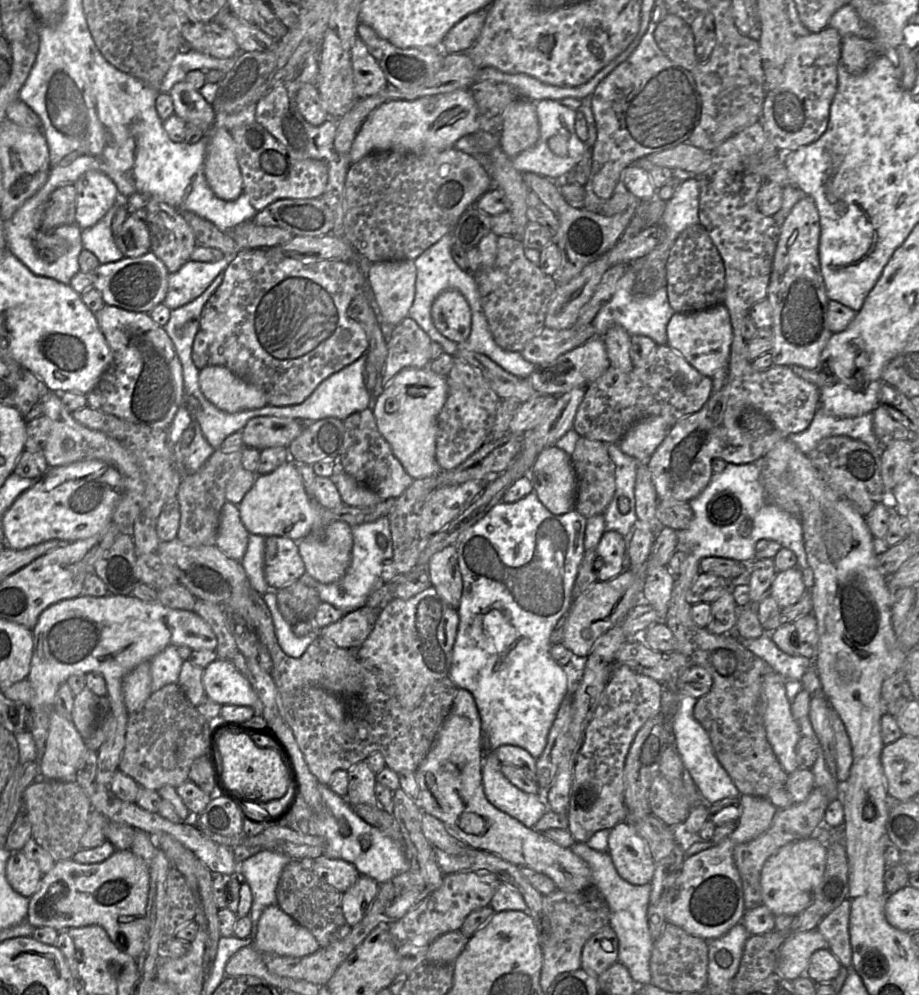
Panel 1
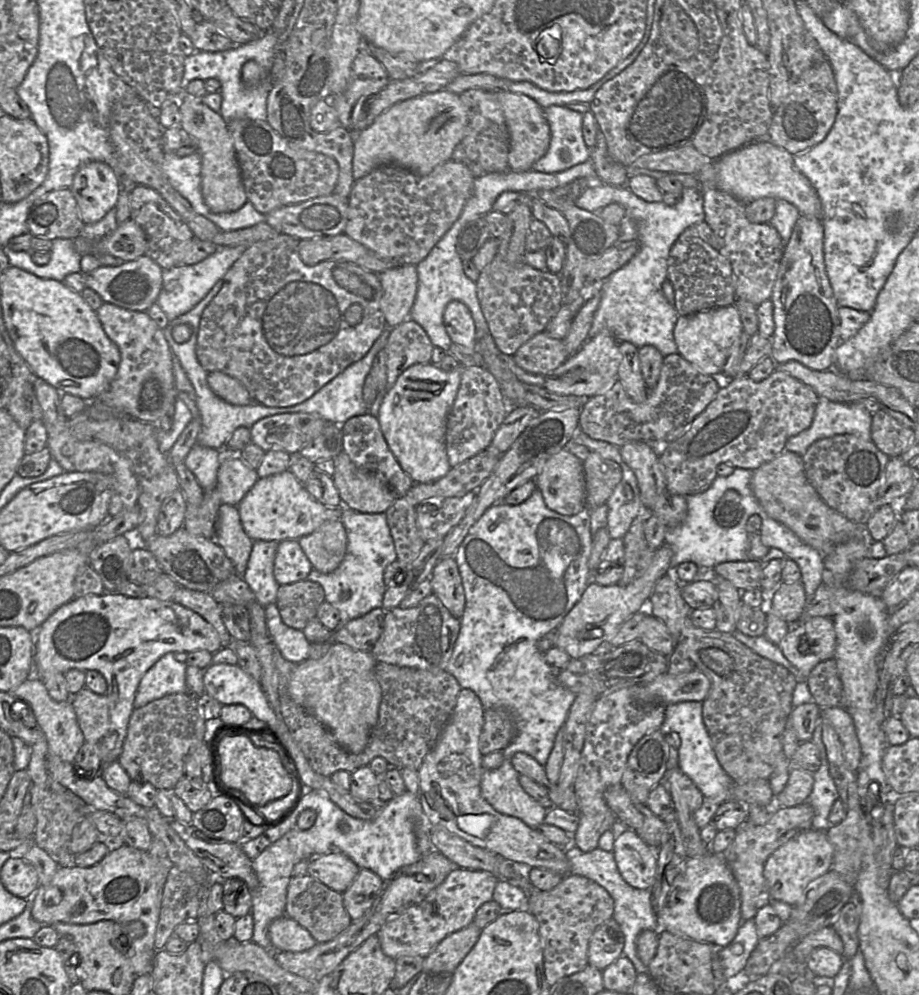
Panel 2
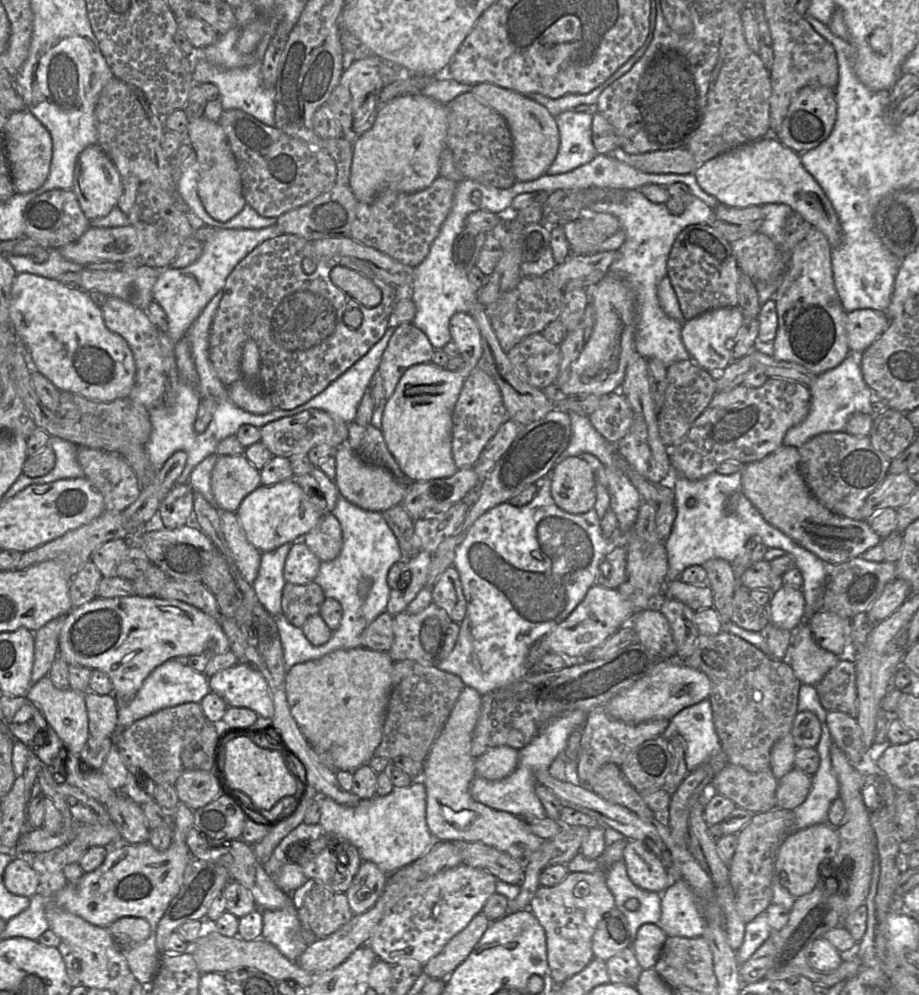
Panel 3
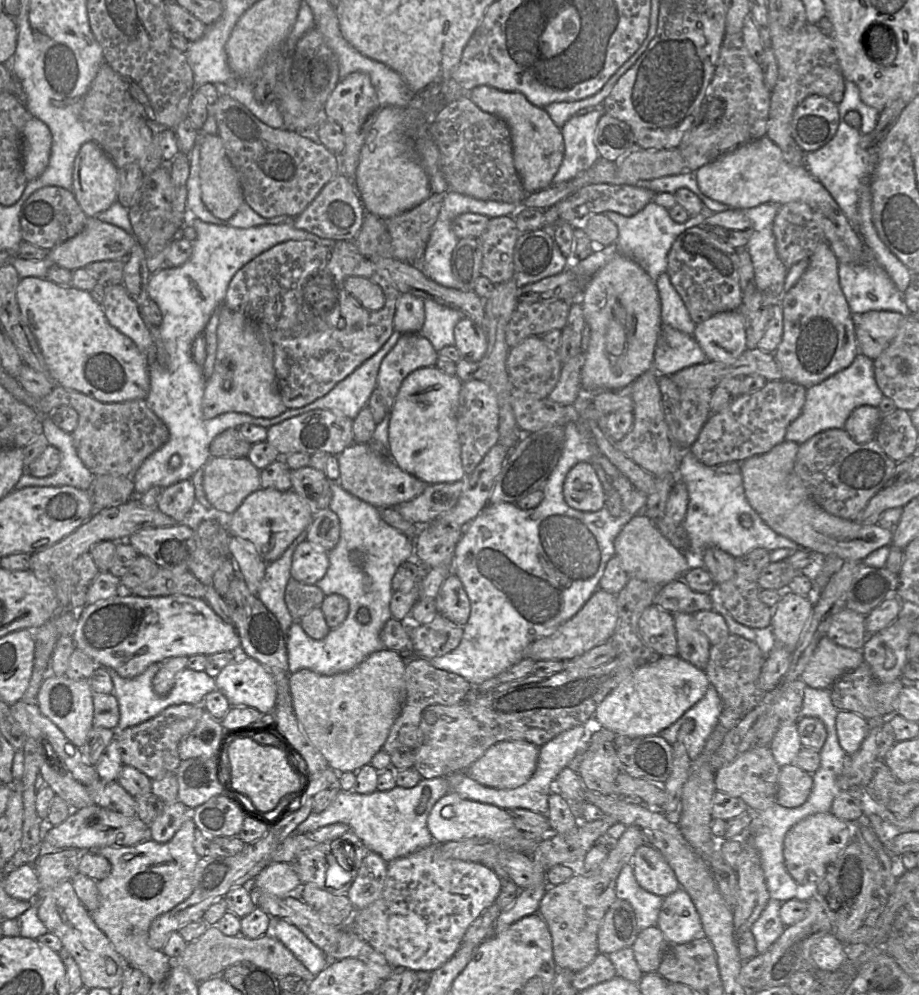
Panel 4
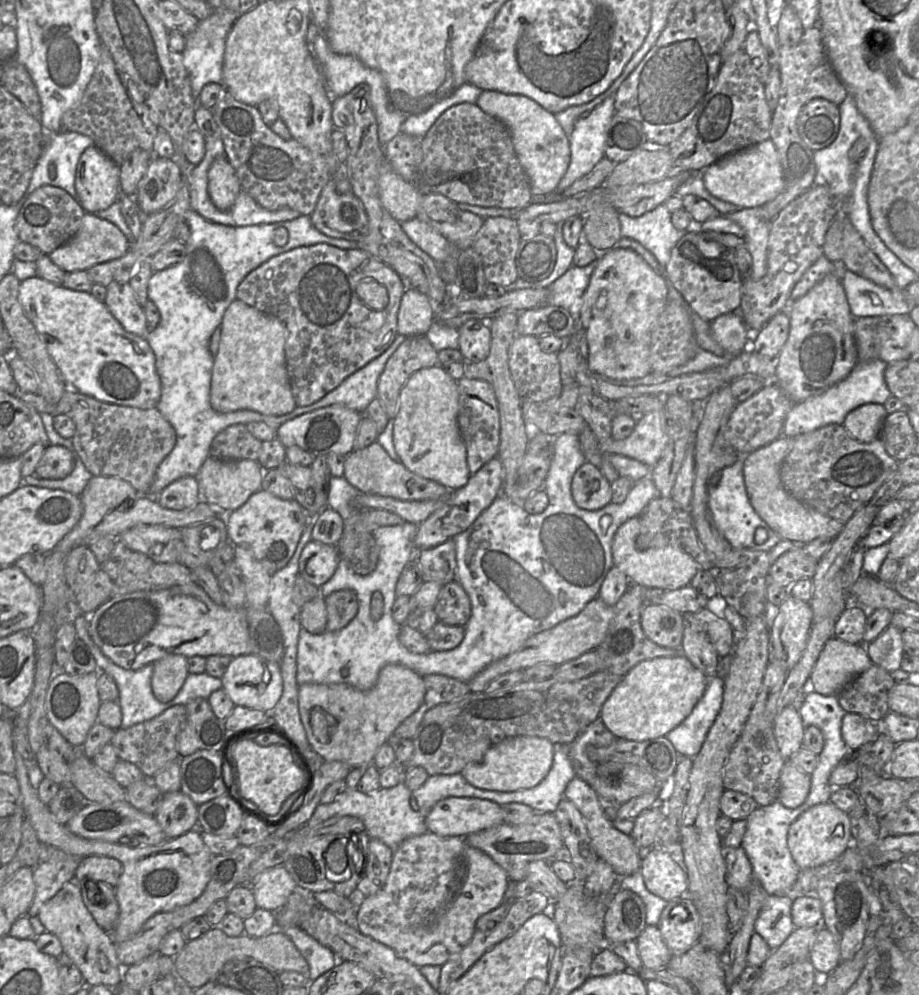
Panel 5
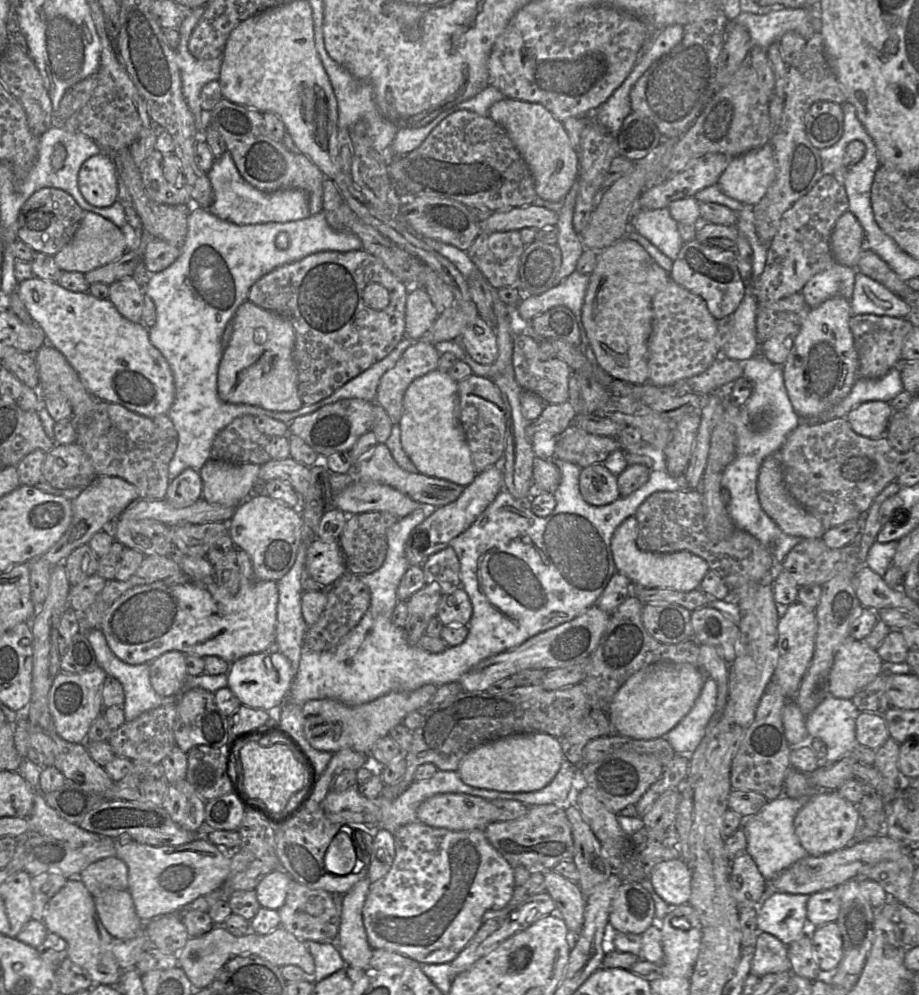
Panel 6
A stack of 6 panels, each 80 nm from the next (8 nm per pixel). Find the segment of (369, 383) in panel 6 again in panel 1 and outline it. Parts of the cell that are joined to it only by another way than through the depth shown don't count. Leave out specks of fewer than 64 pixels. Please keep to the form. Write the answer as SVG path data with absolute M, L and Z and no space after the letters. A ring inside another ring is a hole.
M365 353L350 365L333 373L323 380L302 403L289 406L267 405L267 408L262 409L261 413L263 413L263 416L297 418L306 421L306 423L327 417L335 417L343 421L352 413L371 407L373 403L373 395L367 390L364 382L364 370L367 360Z

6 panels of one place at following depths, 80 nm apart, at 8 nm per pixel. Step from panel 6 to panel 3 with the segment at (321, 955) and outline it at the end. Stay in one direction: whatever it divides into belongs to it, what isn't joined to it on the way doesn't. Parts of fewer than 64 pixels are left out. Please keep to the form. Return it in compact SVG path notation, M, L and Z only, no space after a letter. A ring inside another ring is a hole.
M293 904L279 910L262 910L262 916L261 938L273 944L289 960L296 961L309 945L301 935L301 922Z

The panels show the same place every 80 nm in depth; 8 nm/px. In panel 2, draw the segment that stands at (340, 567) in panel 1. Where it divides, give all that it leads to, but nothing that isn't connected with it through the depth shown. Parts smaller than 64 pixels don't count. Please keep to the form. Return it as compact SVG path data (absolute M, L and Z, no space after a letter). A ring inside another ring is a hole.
M340 520L326 521L298 541L313 569L324 574L337 569L346 554L347 533Z

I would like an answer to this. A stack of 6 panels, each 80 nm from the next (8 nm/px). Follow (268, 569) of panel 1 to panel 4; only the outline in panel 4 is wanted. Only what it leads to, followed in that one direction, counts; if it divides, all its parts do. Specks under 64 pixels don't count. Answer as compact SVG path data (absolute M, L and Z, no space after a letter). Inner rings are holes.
M303 541L292 555L291 578L305 584L316 584L325 576L328 567L328 552Z

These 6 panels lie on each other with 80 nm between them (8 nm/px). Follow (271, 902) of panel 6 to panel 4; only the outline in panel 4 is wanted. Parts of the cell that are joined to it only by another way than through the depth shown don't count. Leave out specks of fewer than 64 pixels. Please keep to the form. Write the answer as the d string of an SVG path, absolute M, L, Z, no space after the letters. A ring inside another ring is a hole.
M286 862L270 863L253 881L257 890L281 898L293 895L300 884L298 875Z

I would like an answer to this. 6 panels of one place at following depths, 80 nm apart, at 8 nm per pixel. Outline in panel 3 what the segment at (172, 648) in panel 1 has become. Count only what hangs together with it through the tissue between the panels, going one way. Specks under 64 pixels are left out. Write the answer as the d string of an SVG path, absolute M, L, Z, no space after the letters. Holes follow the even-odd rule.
M169 659L157 666L144 680L134 698L126 705L119 705L117 732L122 733L135 721L149 716L161 709L174 707L183 703L200 703L210 690L209 678L203 673L183 665L175 659Z

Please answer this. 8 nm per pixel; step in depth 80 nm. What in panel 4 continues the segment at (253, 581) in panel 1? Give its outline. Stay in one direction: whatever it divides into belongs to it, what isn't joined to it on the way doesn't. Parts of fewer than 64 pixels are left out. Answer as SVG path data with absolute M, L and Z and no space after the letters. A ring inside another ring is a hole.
M304 530L295 541L287 548L287 550L283 553L283 555L266 565L265 576L260 584L259 590L256 596L259 600L265 605L265 607L276 617L277 621L280 624L283 634L285 635L285 645L286 645L286 635L289 631L291 624L294 622L287 605L285 603L285 589L288 581L291 579L291 565L292 565L292 555L297 548L297 546L306 541L307 530Z

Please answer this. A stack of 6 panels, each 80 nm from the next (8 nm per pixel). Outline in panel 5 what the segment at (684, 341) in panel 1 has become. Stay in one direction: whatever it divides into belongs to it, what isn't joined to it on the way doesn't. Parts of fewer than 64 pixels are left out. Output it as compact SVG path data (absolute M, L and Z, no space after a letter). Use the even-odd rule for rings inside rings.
M739 312L721 315L710 322L715 341L728 357L735 357L749 347L750 331Z

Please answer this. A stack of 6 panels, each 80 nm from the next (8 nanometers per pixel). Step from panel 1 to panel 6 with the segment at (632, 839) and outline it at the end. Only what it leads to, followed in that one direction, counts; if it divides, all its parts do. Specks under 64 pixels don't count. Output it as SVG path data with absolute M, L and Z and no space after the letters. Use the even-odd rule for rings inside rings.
M680 858L656 864L650 873L649 881L654 891L669 906L689 903L691 896L692 873L687 863Z

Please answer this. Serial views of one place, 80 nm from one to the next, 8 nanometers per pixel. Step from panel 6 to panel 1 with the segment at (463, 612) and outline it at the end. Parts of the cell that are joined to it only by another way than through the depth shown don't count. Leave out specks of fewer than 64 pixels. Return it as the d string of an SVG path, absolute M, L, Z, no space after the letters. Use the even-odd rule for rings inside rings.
M450 545L435 553L427 567L431 586L450 607L458 609L462 596L462 577L456 546Z

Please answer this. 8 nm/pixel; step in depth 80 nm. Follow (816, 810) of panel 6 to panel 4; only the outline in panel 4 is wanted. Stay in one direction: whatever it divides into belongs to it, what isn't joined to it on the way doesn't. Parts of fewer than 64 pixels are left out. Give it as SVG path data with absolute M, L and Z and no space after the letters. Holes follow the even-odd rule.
M831 812L808 816L795 824L785 836L783 857L786 869L804 893L815 894L815 886L822 881L827 867L838 859L851 840L851 823L835 817Z

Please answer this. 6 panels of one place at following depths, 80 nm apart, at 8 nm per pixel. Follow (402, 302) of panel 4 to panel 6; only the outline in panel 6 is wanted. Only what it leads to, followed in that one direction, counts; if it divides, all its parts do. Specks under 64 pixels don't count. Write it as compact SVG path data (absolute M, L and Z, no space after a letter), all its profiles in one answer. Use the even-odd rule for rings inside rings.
M411 286L405 312L405 337L419 340L432 327L438 312L428 293L421 287Z

